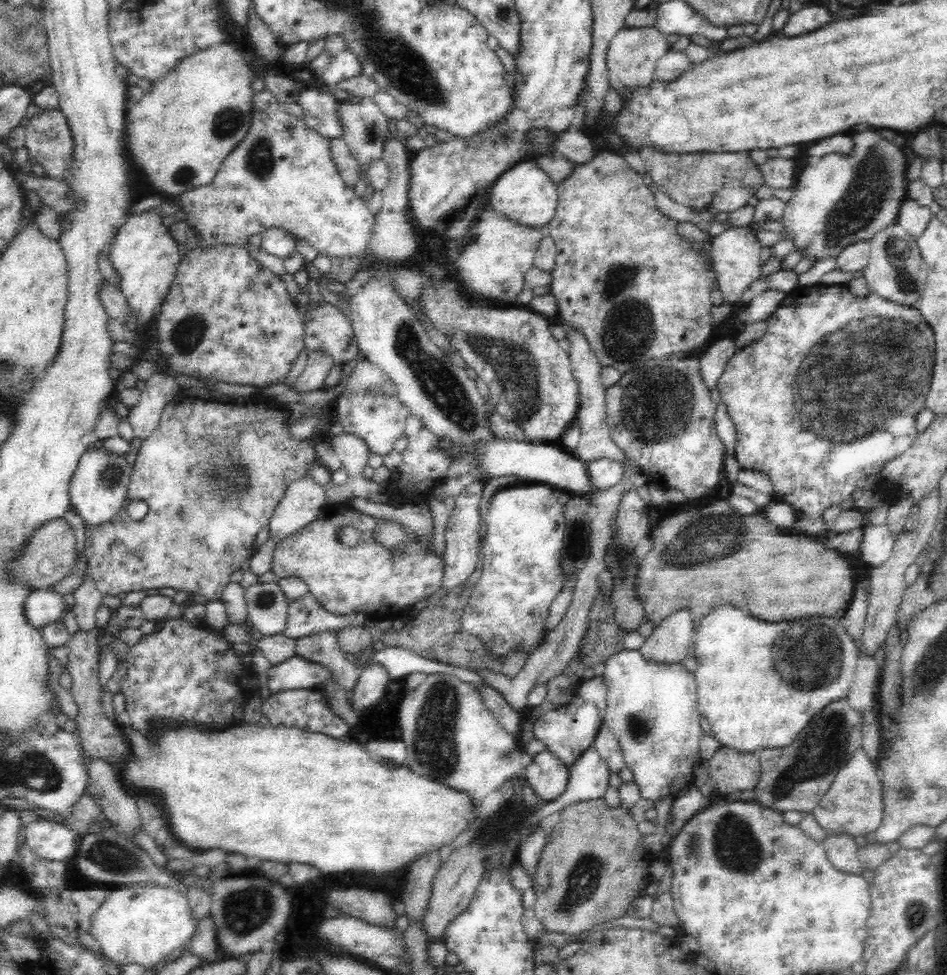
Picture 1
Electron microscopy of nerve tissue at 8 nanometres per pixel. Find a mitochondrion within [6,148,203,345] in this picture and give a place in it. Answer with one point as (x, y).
(185, 175)

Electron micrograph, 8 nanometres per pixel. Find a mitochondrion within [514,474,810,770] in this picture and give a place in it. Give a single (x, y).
(685, 545)

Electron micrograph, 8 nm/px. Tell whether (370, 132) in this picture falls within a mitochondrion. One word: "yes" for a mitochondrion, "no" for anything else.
yes

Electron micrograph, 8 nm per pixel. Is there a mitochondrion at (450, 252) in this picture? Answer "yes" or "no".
yes

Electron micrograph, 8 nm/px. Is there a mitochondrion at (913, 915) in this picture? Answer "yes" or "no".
yes

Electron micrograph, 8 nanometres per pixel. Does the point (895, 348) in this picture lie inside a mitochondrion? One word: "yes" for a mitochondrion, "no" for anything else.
yes

